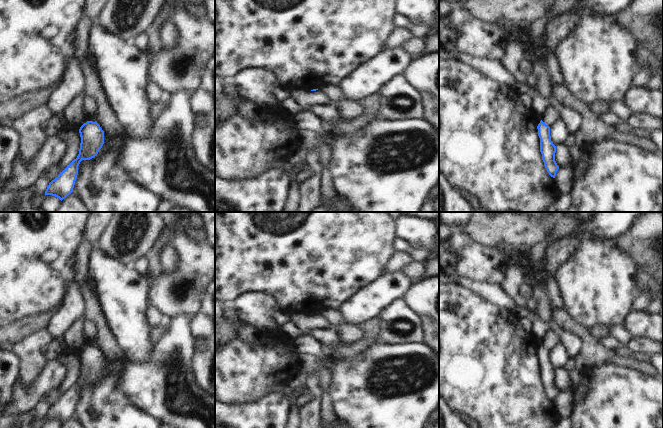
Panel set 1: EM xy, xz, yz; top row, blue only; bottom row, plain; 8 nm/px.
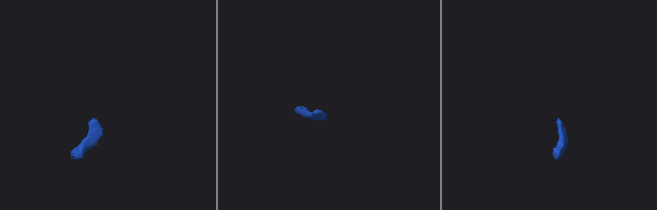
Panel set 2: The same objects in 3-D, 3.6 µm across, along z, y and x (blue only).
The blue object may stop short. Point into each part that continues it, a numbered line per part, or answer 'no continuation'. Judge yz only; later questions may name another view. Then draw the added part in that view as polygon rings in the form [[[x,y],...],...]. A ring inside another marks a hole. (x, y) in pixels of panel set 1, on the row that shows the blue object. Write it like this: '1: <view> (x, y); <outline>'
no continuation

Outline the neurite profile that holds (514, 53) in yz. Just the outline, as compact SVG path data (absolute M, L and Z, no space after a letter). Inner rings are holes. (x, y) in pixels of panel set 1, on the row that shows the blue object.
M507 41L505 44L505 54L500 60L502 65L516 78L521 79L519 63L526 57L521 46L513 41Z

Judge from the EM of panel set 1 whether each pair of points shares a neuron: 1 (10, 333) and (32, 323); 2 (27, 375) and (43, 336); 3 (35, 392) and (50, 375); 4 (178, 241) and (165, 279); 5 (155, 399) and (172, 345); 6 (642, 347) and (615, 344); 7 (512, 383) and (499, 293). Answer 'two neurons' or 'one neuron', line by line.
1: one neuron
2: one neuron
3: one neuron
4: one neuron
5: one neuron
6: one neuron
7: two neurons

